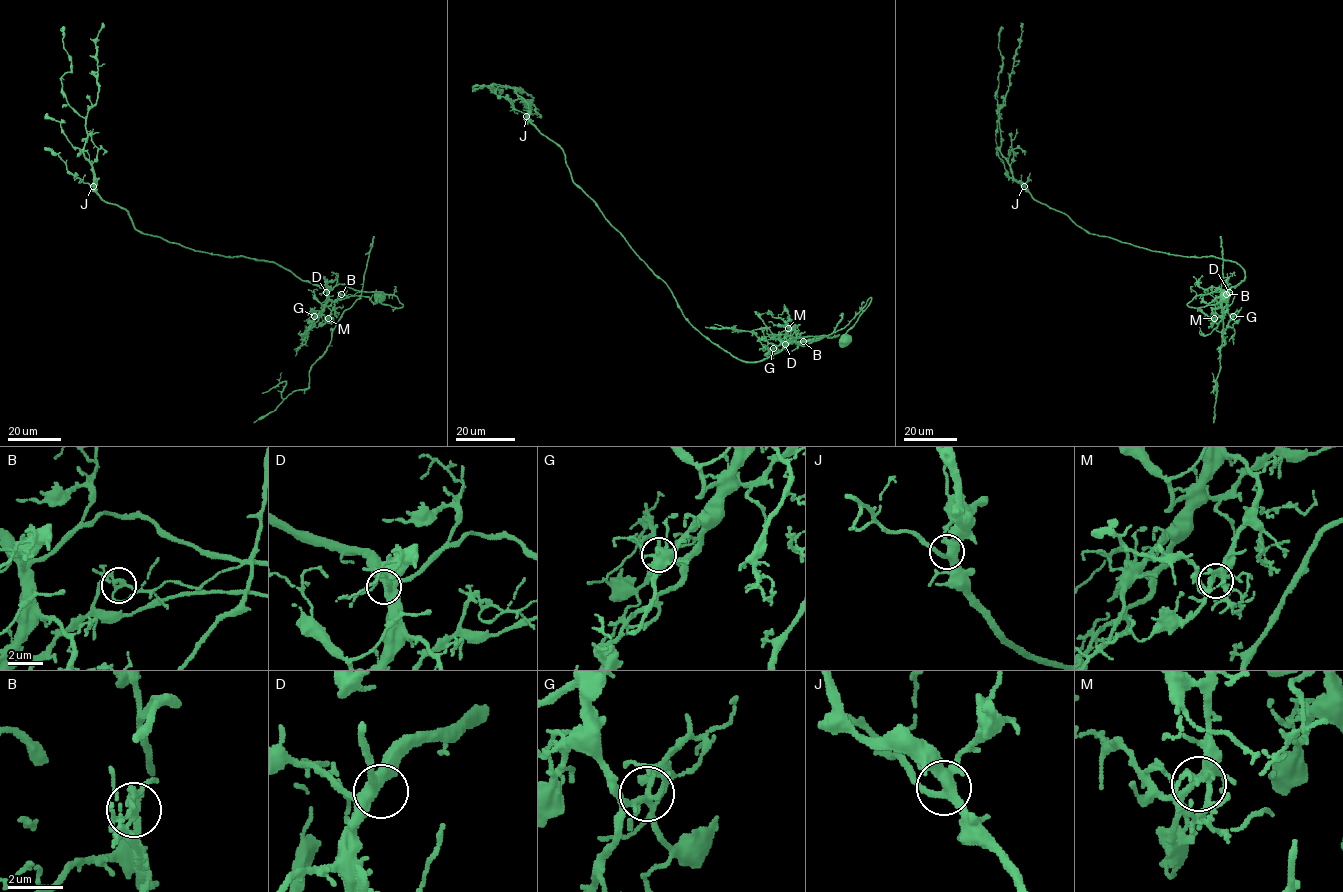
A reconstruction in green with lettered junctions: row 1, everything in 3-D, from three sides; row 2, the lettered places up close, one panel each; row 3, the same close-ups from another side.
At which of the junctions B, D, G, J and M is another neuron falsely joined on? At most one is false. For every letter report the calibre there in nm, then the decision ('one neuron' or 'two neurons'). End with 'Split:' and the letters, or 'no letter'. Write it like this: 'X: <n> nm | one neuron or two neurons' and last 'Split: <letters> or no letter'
B: 180 nm | two neurons
D: 440 nm | one neuron
G: 200 nm | one neuron
J: 380 nm | one neuron
M: 260 nm | one neuron
Split: B

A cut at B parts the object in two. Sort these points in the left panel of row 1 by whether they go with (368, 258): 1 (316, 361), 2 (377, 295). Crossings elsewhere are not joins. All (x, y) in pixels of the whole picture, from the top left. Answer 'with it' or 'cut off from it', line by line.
1: with it
2: cut off from it

